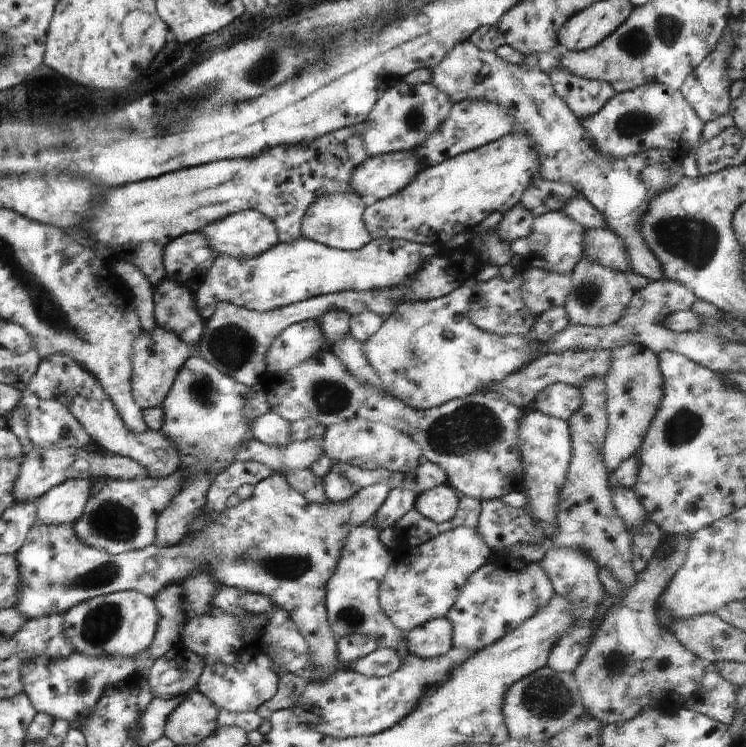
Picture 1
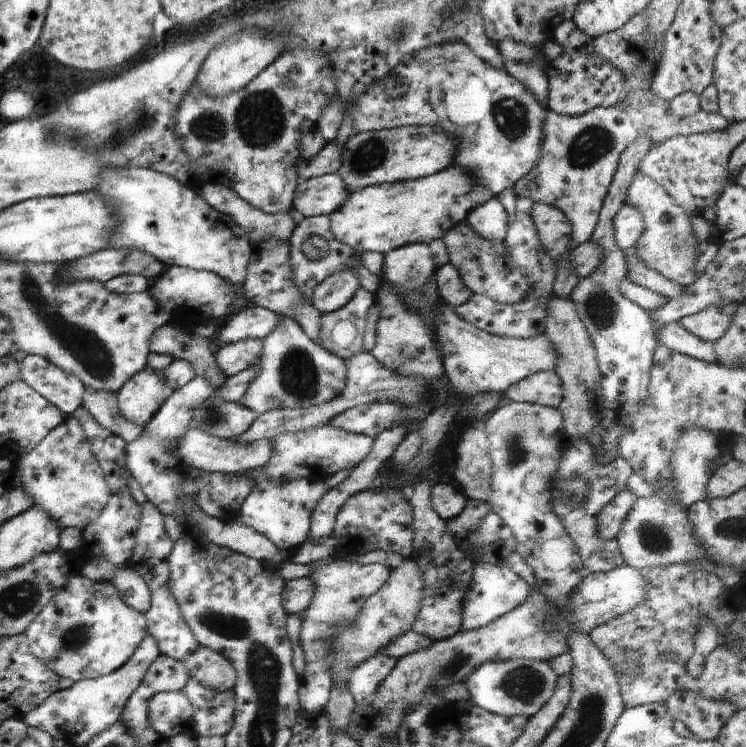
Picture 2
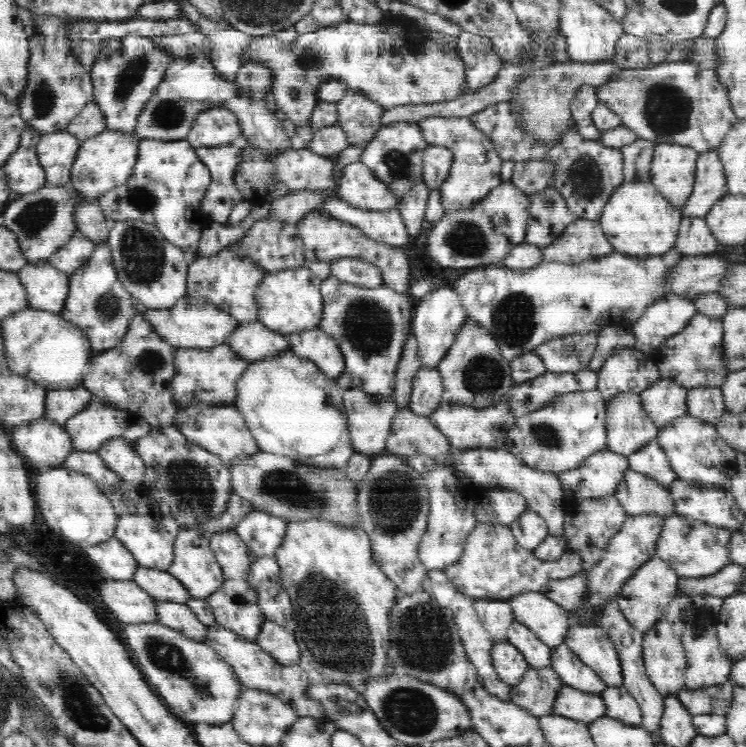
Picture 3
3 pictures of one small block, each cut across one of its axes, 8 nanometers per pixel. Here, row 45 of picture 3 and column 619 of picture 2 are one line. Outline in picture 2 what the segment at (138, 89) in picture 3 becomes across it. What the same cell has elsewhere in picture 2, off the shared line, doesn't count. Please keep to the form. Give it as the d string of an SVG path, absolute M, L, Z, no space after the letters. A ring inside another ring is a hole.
M650 86L636 90L614 106L596 107L581 115L559 115L549 110L542 126L544 138L538 164L514 184L513 192L517 198L544 202L566 214L572 226L571 251L590 240L608 187L616 174L620 154L638 136L651 138L658 144L674 136L720 132L729 124L719 112L712 114L700 110L690 116L678 116L670 112L670 100L658 98Z

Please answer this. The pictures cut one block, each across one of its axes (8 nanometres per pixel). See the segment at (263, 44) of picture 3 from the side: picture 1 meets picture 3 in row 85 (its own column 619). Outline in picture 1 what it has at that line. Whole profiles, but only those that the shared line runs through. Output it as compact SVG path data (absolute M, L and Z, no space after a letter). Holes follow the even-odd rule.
M584 257L572 269L570 276L572 286L563 305L570 325L590 325L602 328L614 326L624 316L636 291L626 280L624 272L600 266L597 262L590 262ZM626 344L610 351L610 370L606 372L608 432L604 441L602 460L608 473L641 447L645 434L658 412L663 397L663 378L657 353L640 344Z

